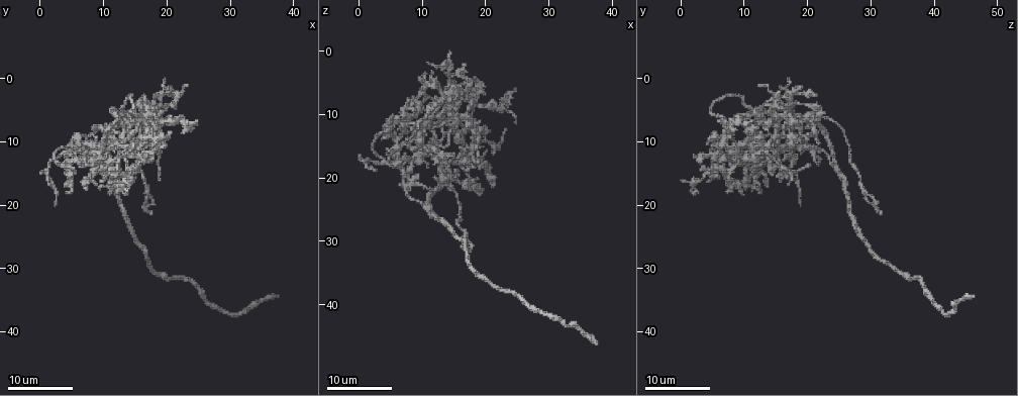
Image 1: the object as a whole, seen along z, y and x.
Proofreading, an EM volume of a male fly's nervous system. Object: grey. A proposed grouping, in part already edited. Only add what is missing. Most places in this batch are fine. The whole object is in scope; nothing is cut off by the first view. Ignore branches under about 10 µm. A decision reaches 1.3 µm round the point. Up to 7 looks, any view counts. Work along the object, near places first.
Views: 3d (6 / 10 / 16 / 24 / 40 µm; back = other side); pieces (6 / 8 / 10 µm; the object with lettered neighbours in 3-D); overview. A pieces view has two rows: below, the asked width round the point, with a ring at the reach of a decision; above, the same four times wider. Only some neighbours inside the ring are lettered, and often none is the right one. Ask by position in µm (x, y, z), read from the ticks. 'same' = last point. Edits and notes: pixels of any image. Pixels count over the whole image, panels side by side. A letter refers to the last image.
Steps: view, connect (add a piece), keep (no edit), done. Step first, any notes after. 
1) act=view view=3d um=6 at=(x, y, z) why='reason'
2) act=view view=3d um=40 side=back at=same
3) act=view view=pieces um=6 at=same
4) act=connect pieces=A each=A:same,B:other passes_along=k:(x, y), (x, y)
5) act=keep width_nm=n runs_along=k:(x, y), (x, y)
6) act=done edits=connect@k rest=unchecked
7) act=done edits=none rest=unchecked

act=view view=3d um=24 at=(9.5, 17.0, 12.0) why='free end'

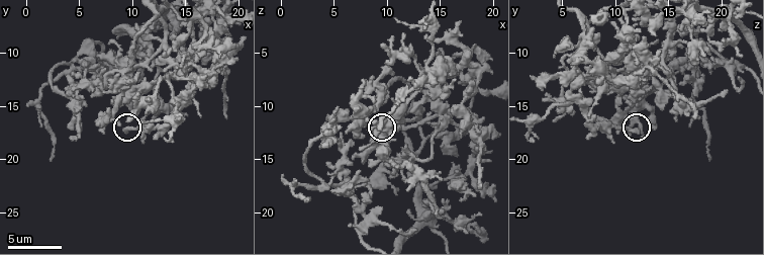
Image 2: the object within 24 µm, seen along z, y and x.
act=view view=pieces um=8 at=(9.4, 17.2, 12.0)

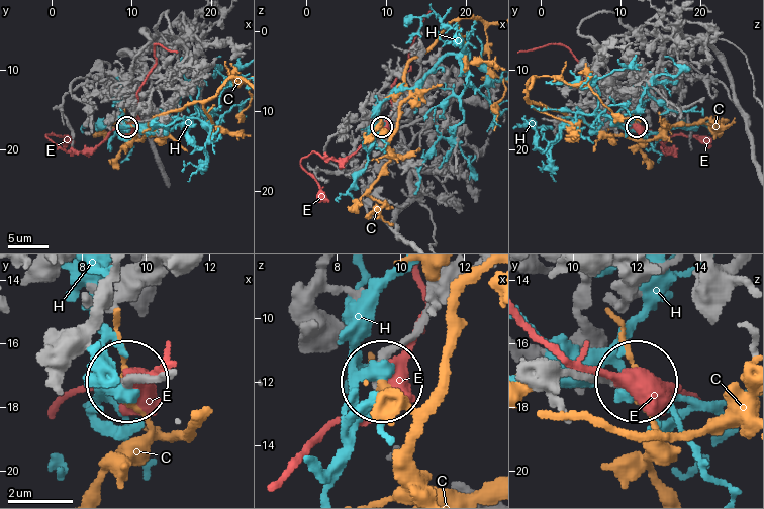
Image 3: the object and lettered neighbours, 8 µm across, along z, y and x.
act=keep each=C:other,E:other,H:other found='no lettered piece goes on from it'

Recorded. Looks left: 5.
act=view view=pieces um=6 at=(12.6, 12.4, 21.6) why='branch stops here'

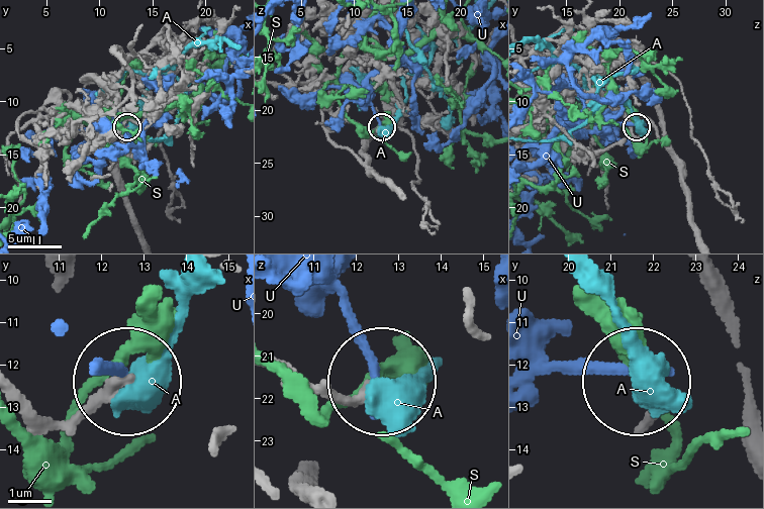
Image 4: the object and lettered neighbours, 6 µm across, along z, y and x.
act=keep each=A:other,S:other,U:other runs_along=4:(16, 388), (70, 420), (121, 380) found='no lettered piece goes on from it'

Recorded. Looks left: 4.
act=view view=pieces um=10 at=(13.8, 11.8, 3.4) why='branch stops here'

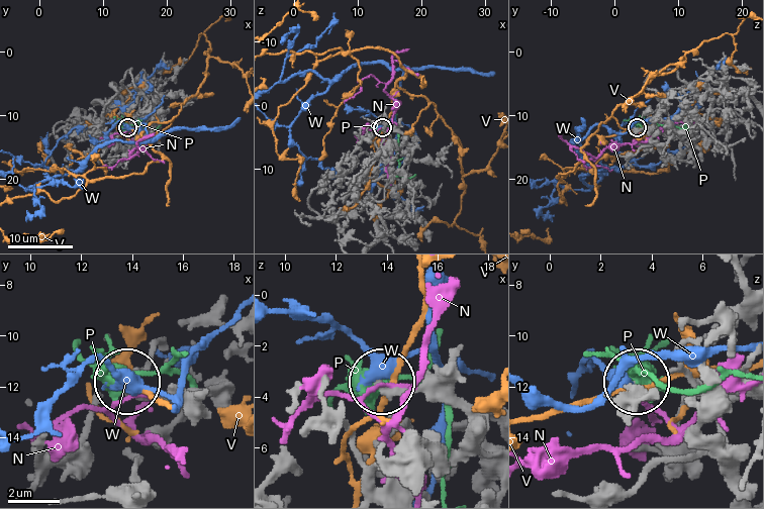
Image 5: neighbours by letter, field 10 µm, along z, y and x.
act=keep each=N:other,P:other,V:other,W:other found='no lettered piece goes on from it'

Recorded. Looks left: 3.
act=done edits=none rest=unchecked

